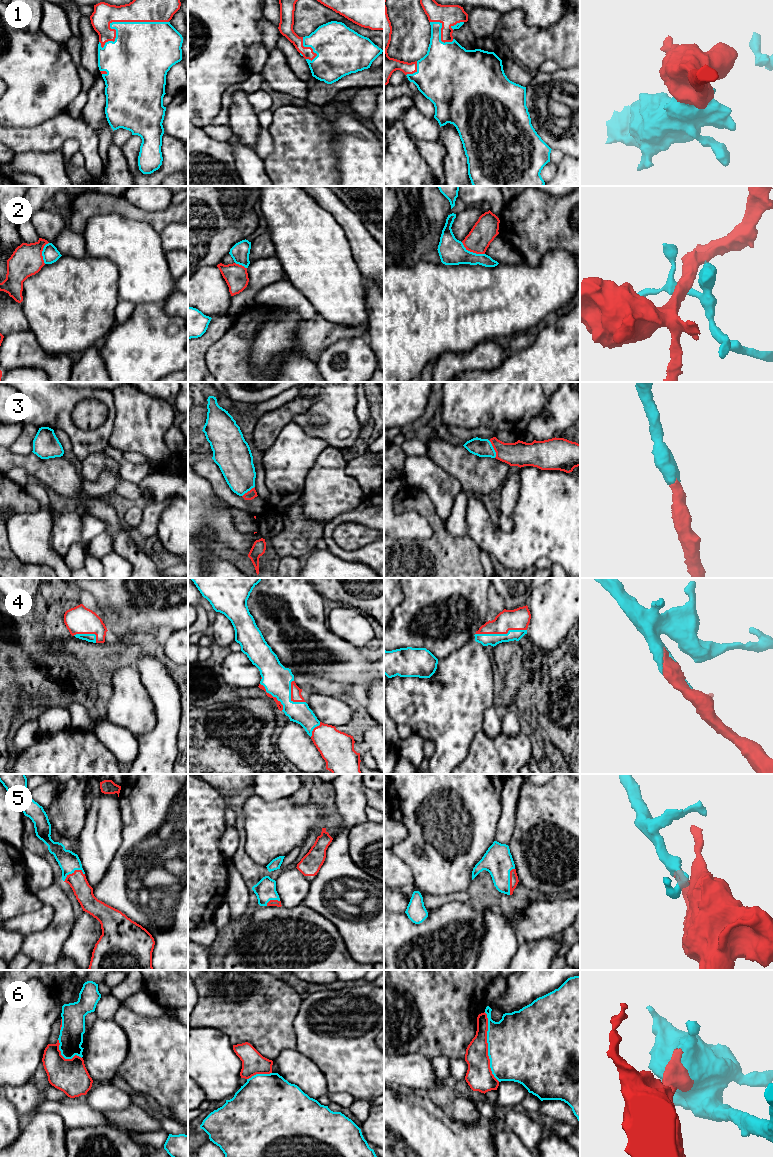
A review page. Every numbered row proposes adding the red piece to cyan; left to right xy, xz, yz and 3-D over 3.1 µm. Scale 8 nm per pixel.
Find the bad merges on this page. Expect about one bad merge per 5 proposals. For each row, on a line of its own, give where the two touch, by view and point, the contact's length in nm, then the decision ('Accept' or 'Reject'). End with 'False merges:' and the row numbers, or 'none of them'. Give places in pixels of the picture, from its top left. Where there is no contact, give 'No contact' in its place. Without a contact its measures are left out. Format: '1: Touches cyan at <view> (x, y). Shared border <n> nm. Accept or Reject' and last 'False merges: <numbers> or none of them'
1: Touches cyan at xy (122, 22). Shared border 600 nm. Accept
2: Touches cyan at yz (472, 252). Shared border 220 nm. Reject
3: Touches cyan at yz (493, 449). Shared border 160 nm. Accept
4: Touches cyan at yz (500, 634). Shared border 420 nm. Accept
5: Touches cyan at yz (509, 881). Shared border 220 nm. Accept
6: Touches cyan at yz (488, 1047). Shared border 550 nm. Reject
False merges: 2, 6

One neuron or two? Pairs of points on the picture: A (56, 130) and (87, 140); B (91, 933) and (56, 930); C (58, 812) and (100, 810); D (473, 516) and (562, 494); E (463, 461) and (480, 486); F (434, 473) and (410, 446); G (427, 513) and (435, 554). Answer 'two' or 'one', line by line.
A: one
B: two
C: two
D: one
E: one
F: two
G: one

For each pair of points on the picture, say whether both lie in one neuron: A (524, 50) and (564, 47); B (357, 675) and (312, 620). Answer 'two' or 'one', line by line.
A: one
B: one

